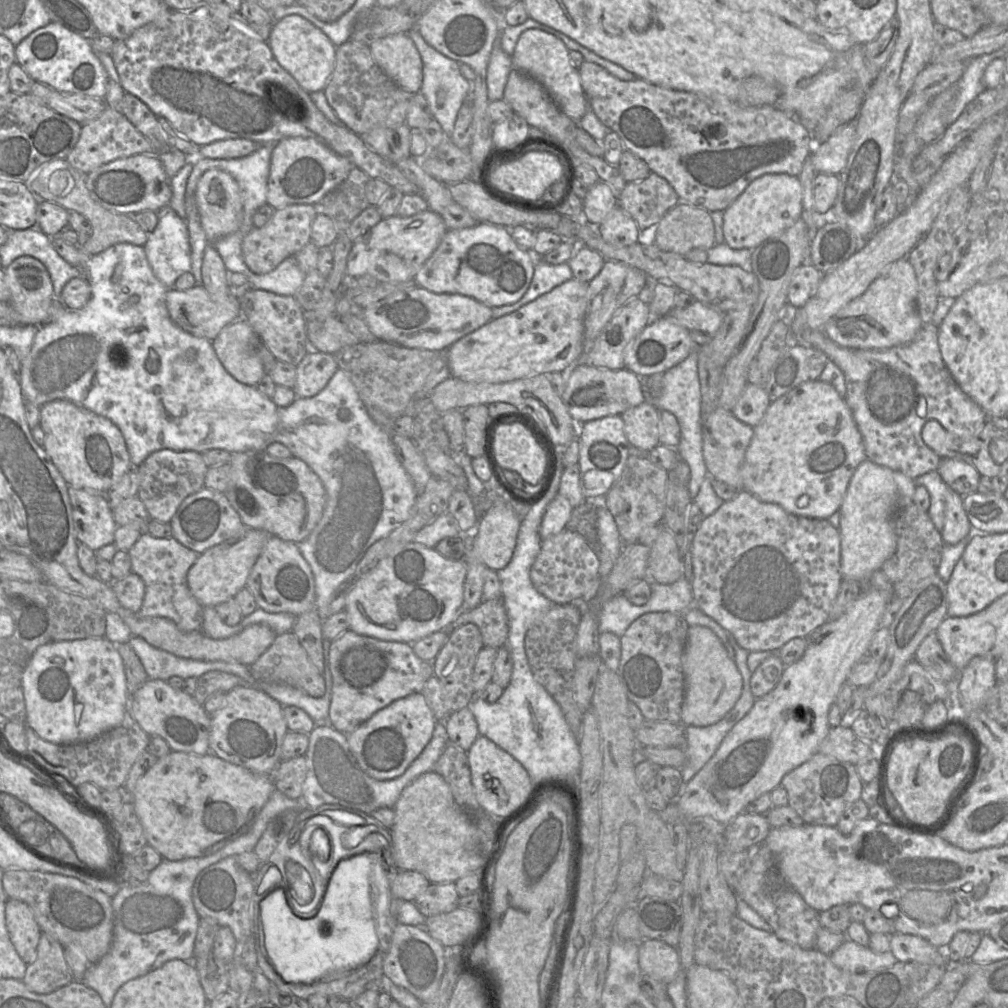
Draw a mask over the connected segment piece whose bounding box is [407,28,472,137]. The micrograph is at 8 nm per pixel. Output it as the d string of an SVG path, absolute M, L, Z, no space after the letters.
M412 28L407 35L417 48L423 64L423 82L419 93L427 100L434 119L439 122L446 136L450 137L454 131L458 111L470 95L472 82L461 74L458 62L429 46L416 28Z

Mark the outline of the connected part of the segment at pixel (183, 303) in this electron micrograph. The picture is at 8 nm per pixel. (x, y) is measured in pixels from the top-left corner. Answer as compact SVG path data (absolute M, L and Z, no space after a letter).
M199 285L184 291L169 289L166 294L166 305L170 318L178 327L210 341L213 341L222 329L242 317L242 307L235 291L226 302L214 302L205 287Z

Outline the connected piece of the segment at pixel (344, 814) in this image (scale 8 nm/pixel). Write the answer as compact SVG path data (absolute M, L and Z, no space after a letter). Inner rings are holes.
M324 804L317 808L304 807L298 812L289 834L279 843L269 858L269 863L275 865L281 872L282 880L288 877L286 862L294 861L303 866L308 873L311 870L320 870L324 878L328 872L333 872L337 864L345 858L363 852L376 852L381 855L385 847L390 849L390 831L384 827L376 818L348 806L339 804ZM317 828L323 828L329 833L331 843L330 857L323 861L310 851L310 839Z

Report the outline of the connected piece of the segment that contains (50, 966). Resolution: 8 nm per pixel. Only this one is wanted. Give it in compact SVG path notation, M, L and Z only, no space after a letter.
M41 933L36 958L27 965L22 981L36 994L49 994L73 980L63 945L47 933Z

